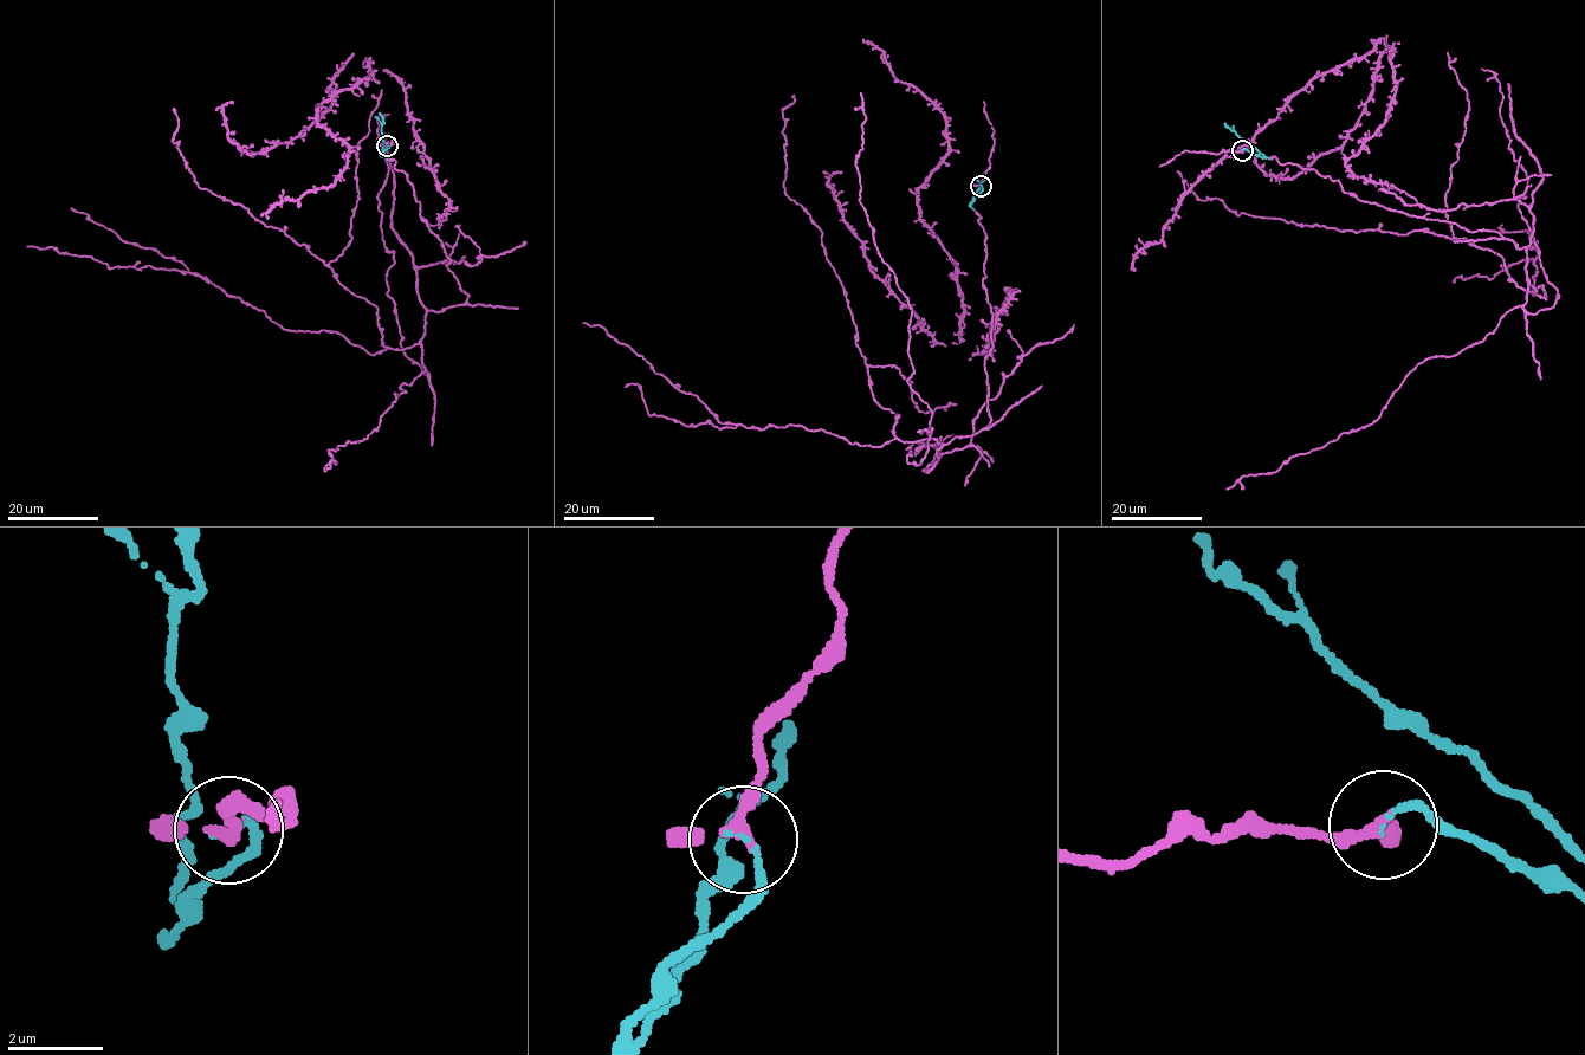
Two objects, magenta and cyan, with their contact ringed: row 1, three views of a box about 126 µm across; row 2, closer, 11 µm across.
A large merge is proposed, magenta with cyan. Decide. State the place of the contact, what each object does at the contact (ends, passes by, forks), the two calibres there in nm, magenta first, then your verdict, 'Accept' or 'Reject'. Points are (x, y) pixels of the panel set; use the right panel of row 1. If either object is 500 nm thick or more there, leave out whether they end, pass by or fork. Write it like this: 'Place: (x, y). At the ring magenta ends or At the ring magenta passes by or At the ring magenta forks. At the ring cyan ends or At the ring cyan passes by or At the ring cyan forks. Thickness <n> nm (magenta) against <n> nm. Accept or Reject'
Place: (1242, 150). At the ring magenta passes by. At the ring cyan ends. Thickness 200 nm (magenta) against 120 nm. Accept

